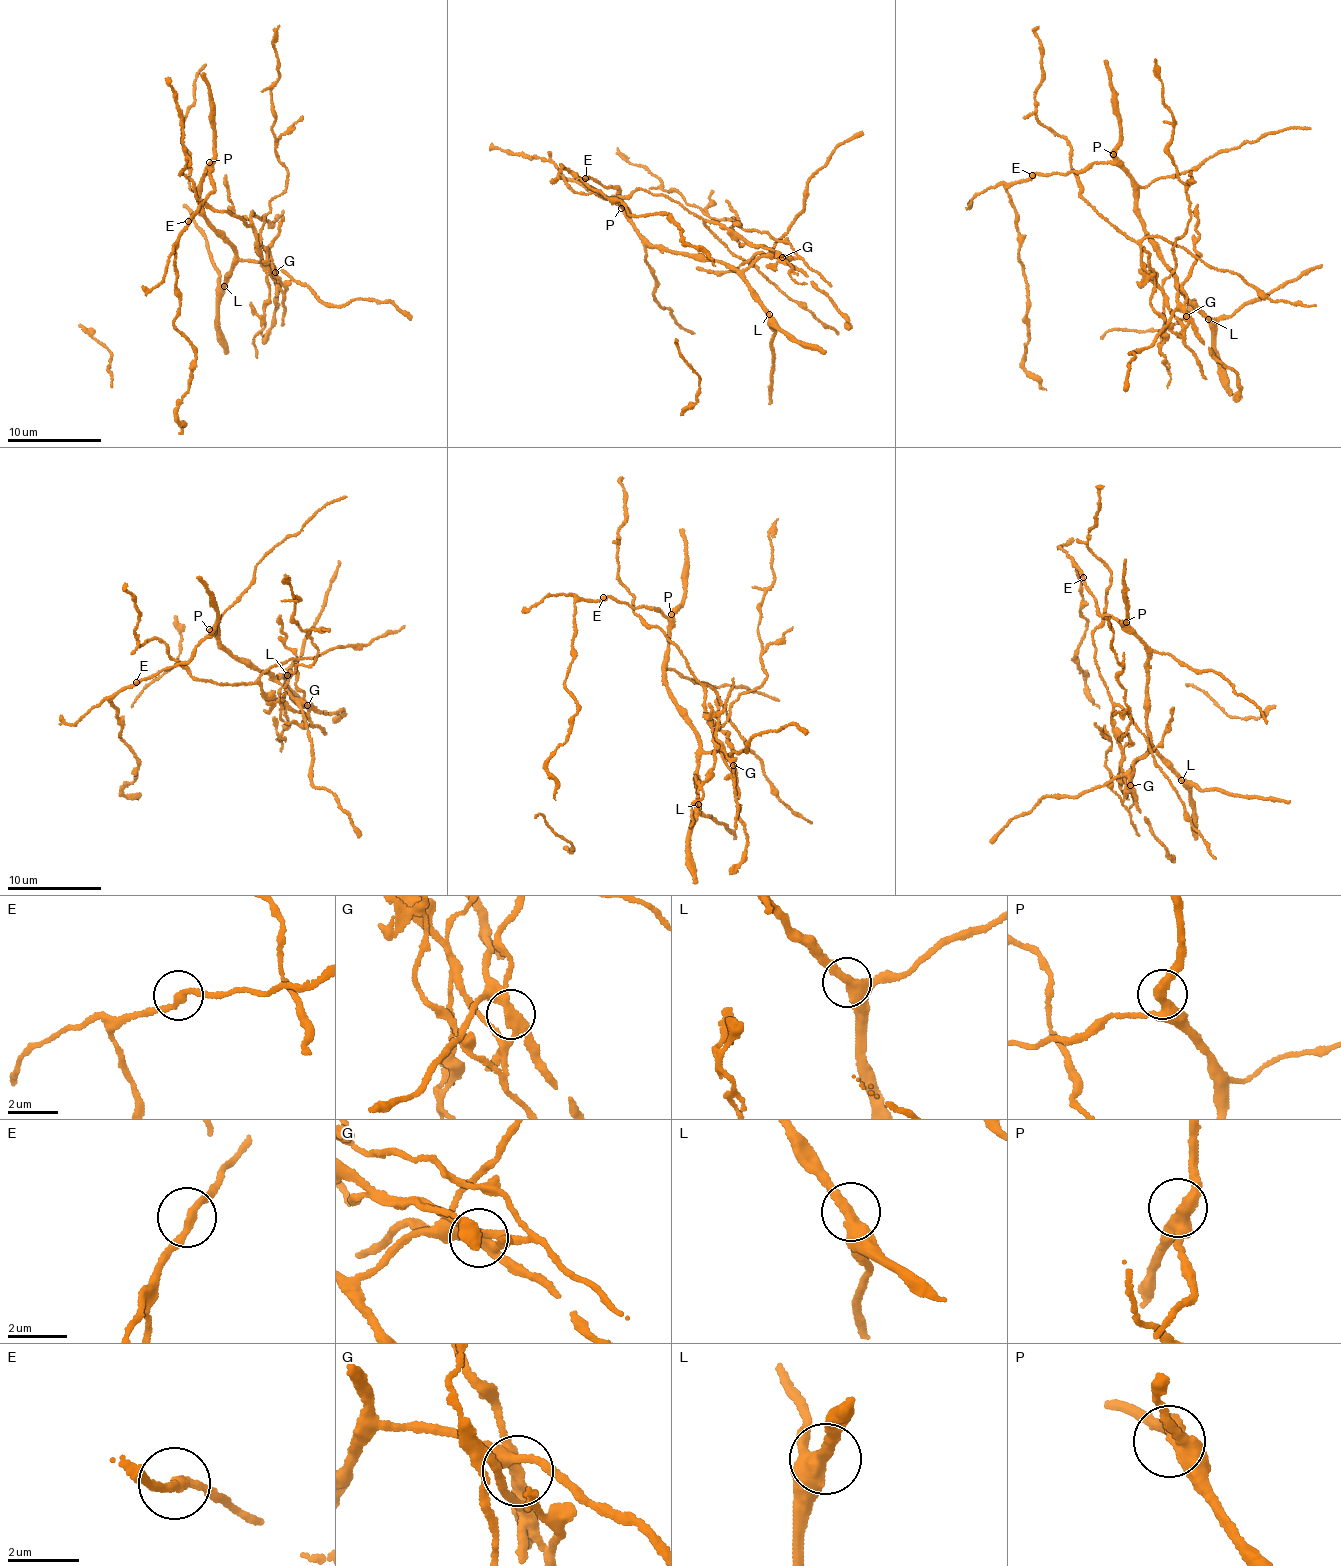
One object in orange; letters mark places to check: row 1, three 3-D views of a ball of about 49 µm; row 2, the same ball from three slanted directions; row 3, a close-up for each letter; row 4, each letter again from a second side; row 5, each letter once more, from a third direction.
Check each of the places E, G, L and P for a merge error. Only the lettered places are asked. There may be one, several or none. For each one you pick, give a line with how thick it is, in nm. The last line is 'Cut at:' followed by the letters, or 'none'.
G: calibre 320 nm
Cut at: G

